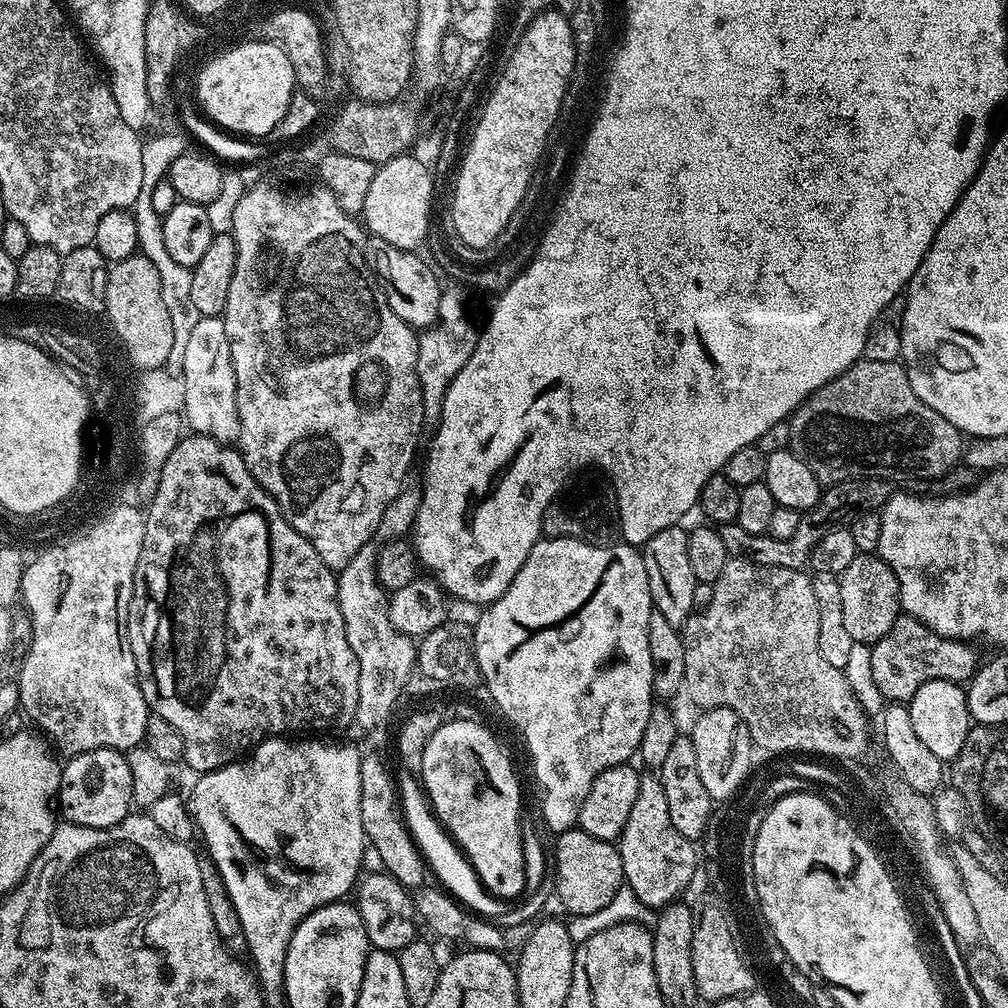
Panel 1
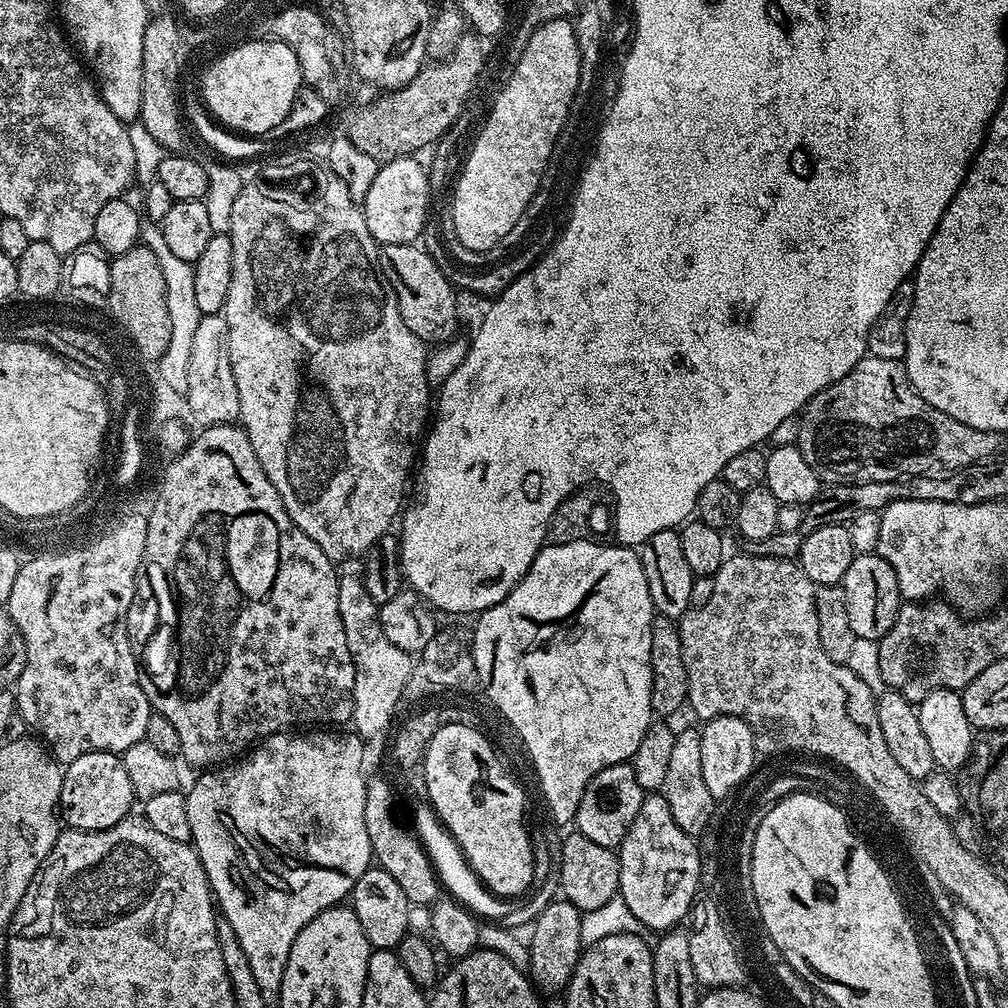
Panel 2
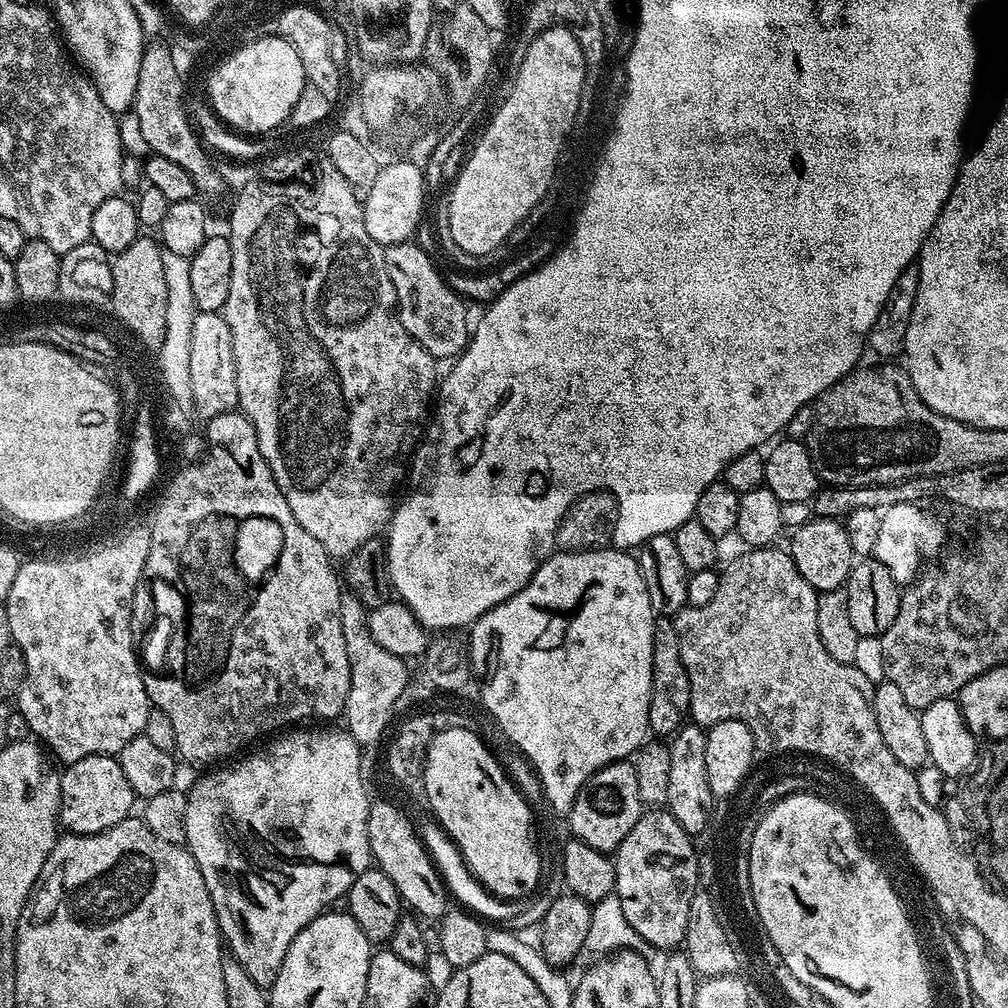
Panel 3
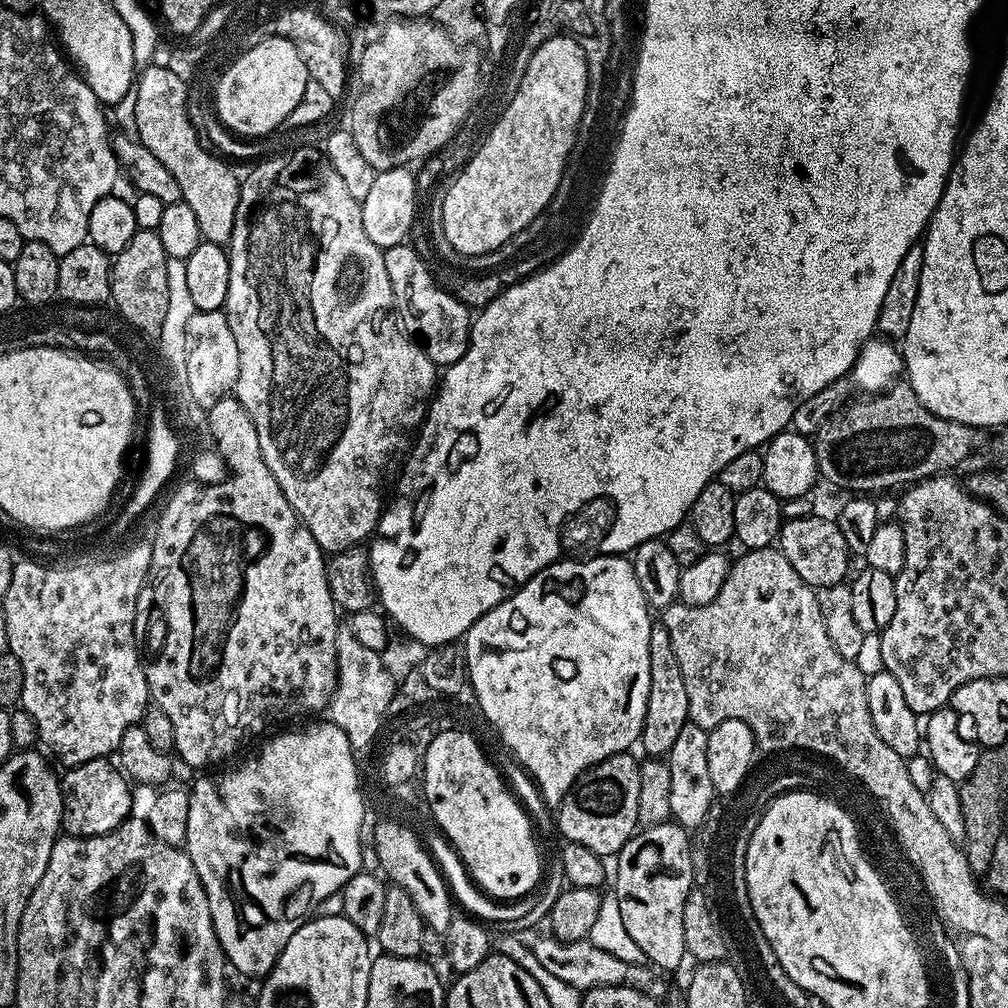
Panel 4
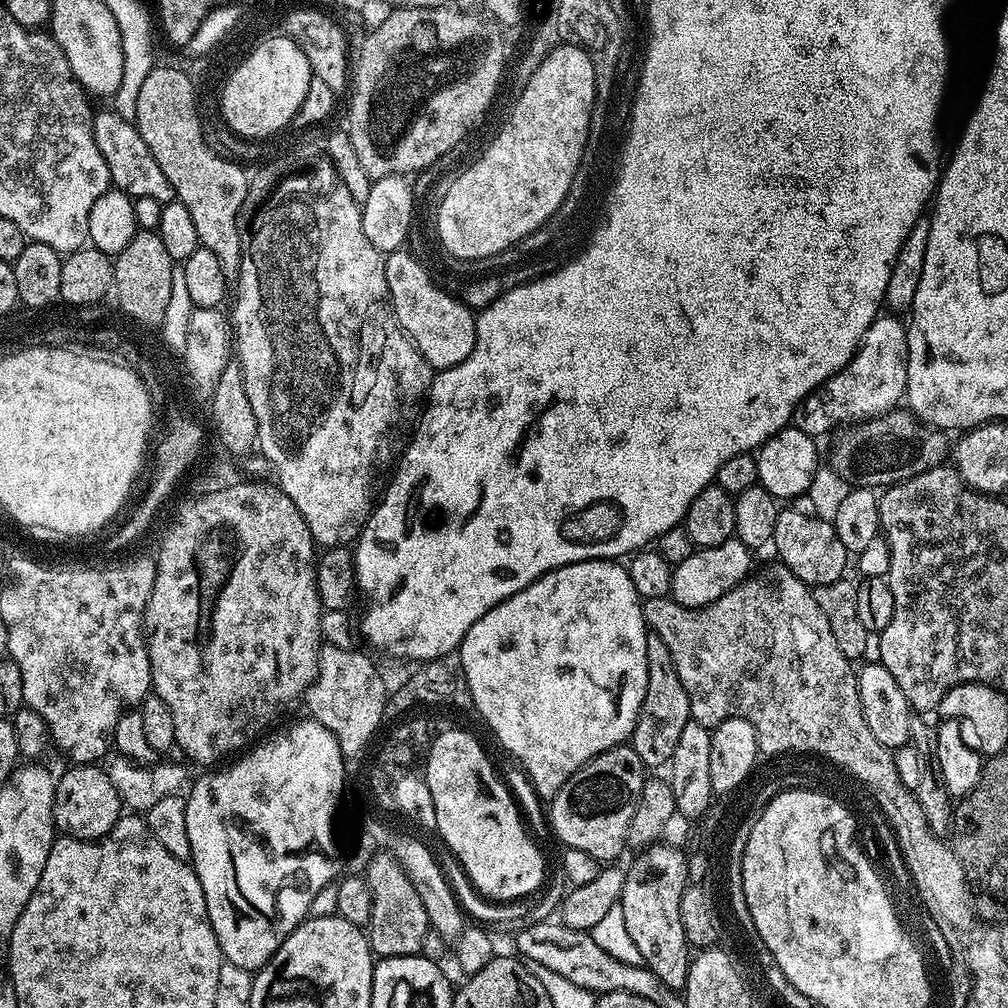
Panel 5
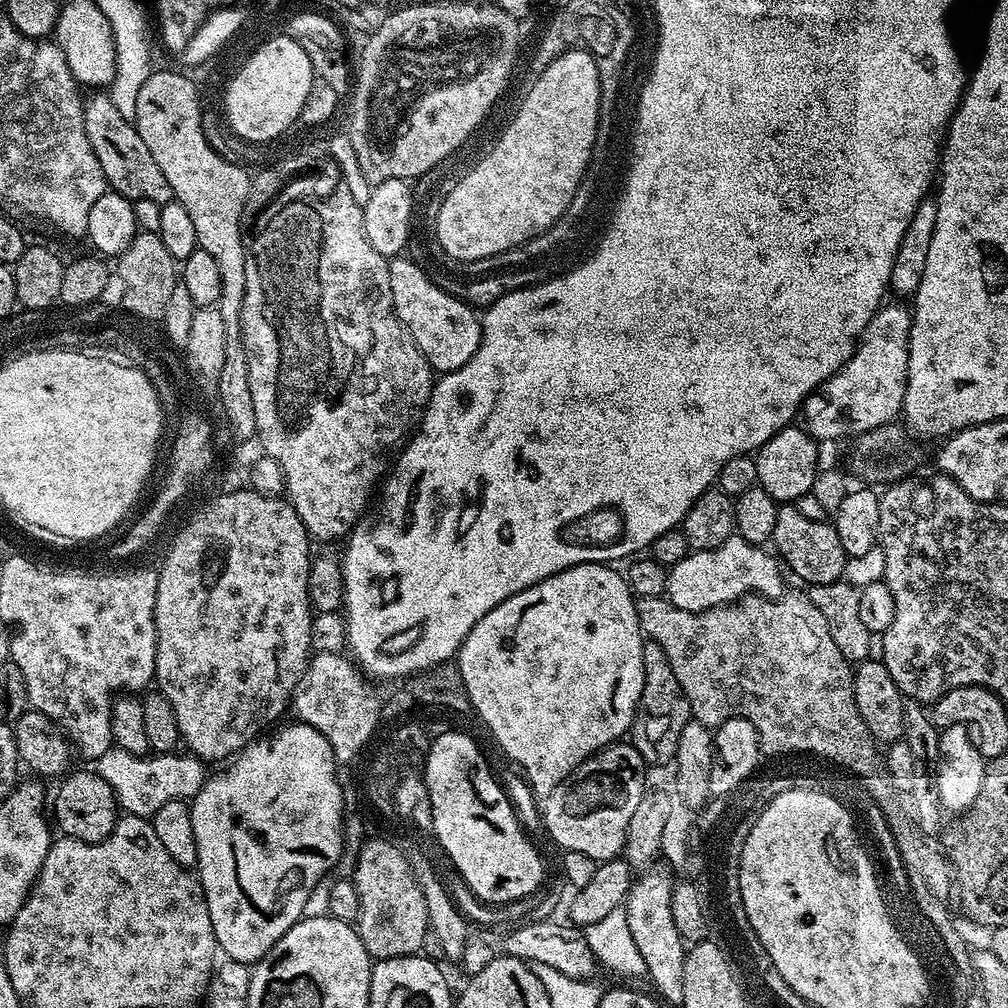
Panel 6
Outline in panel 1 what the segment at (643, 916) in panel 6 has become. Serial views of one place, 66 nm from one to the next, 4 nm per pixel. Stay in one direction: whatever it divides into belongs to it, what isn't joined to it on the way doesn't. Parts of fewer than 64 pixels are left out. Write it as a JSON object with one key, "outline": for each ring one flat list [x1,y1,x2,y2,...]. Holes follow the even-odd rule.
{"outline":[[641,775,638,798,634,798,634,806,630,809,630,818,626,818,618,847,627,891,636,895,646,908,663,909,673,903,679,897,676,895,691,882,696,872,698,848,693,841,674,830,666,802,666,790,662,790,659,775]]}

